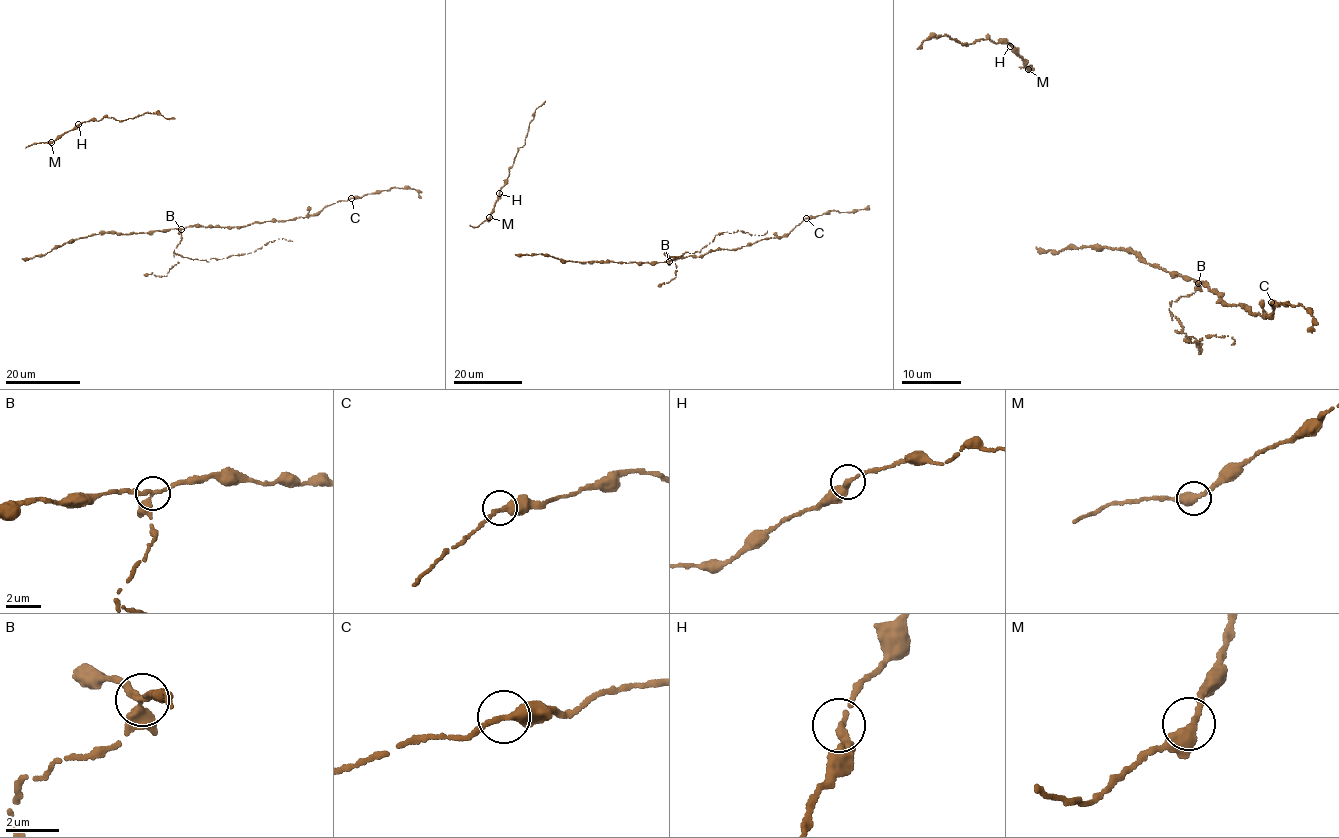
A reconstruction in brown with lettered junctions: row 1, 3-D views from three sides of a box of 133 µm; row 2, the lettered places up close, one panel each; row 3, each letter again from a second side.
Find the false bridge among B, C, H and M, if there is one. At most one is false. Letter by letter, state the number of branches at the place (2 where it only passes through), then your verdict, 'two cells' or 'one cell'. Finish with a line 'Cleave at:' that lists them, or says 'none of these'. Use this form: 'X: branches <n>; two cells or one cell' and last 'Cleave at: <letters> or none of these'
B: branches 3; two cells
C: branches 2; one cell
H: branches 2; one cell
M: branches 3; one cell
Cleave at: B

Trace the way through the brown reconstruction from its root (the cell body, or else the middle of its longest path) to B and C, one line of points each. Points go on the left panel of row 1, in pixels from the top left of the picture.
B: (117, 233), (181, 229)
C: (117, 233), (132, 234), (196, 225), (239, 226), (288, 220), (316, 215), (327, 206), (351, 198)

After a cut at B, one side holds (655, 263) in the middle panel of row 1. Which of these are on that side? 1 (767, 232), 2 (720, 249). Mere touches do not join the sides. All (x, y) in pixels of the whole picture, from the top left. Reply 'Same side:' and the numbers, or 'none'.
Same side: 2

